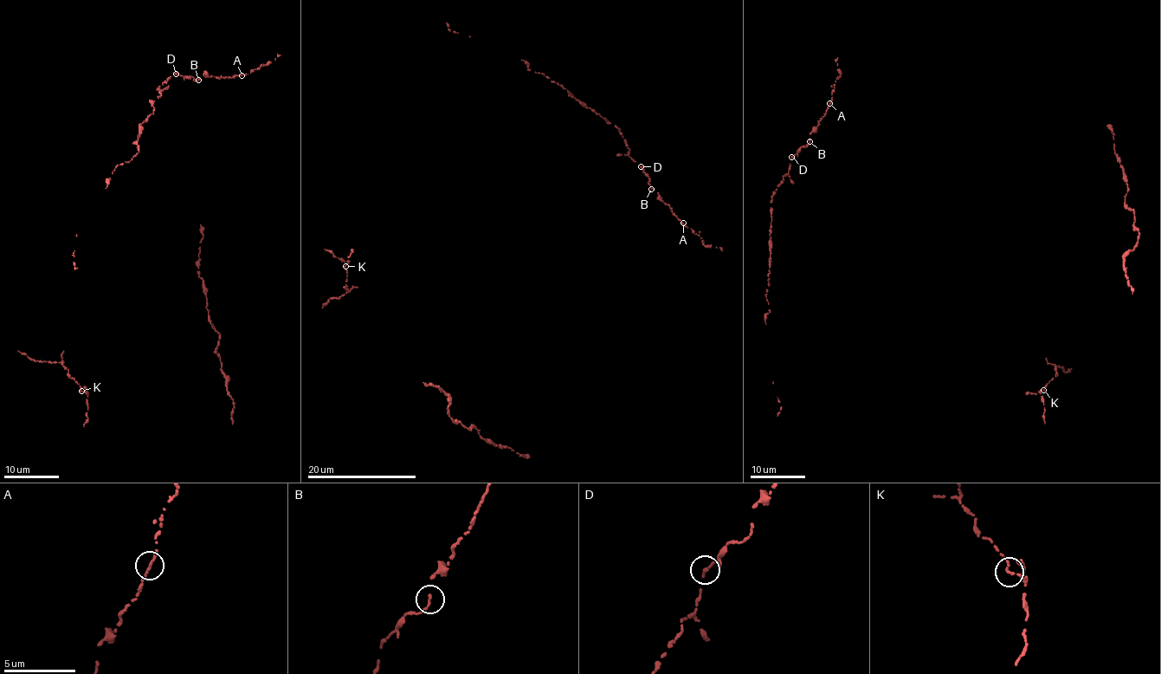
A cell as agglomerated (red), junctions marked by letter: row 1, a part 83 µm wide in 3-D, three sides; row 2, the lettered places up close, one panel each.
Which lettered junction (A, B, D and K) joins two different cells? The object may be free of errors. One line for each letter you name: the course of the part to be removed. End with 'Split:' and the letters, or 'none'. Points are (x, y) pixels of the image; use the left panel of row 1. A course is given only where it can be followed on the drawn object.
Split: none

